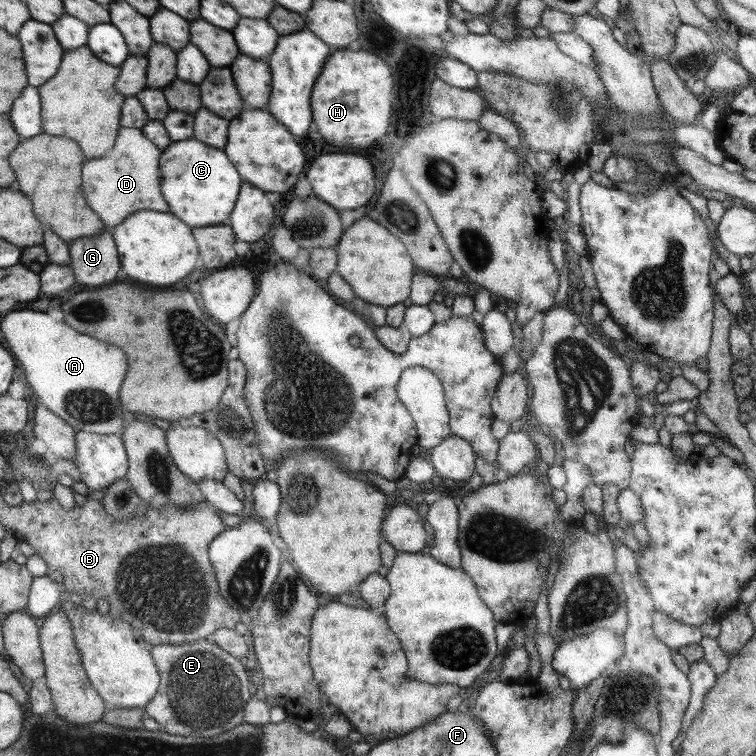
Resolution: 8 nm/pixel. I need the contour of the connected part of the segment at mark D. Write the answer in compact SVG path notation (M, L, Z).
M123 127L115 137L113 148L106 154L83 164L82 184L87 202L91 202L91 210L95 210L107 226L121 224L136 210L167 212L167 204L159 192L159 149L145 138L140 129Z

